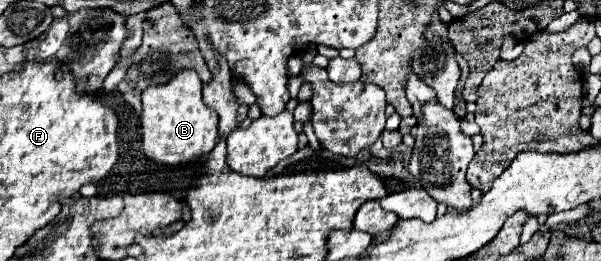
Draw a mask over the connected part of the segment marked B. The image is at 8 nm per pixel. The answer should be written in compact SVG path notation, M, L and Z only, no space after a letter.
M194 70L180 72L168 84L148 86L142 92L142 148L144 154L160 164L192 162L218 142L218 114L202 102L202 82Z

